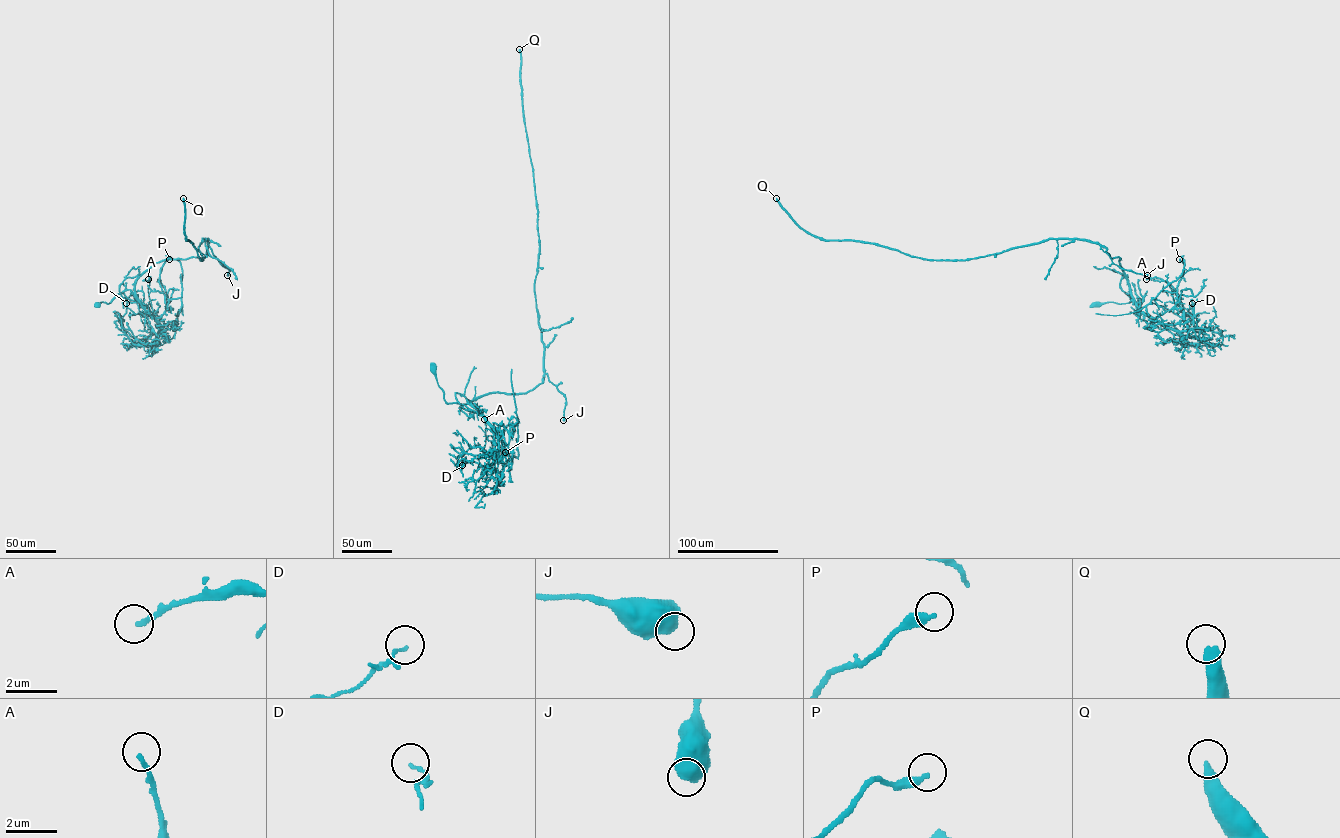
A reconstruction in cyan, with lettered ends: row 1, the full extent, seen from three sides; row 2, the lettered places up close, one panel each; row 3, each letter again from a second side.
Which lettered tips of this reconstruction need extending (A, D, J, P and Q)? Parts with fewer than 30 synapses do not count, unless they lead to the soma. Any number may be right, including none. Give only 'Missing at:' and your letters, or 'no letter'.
Missing at: Q

